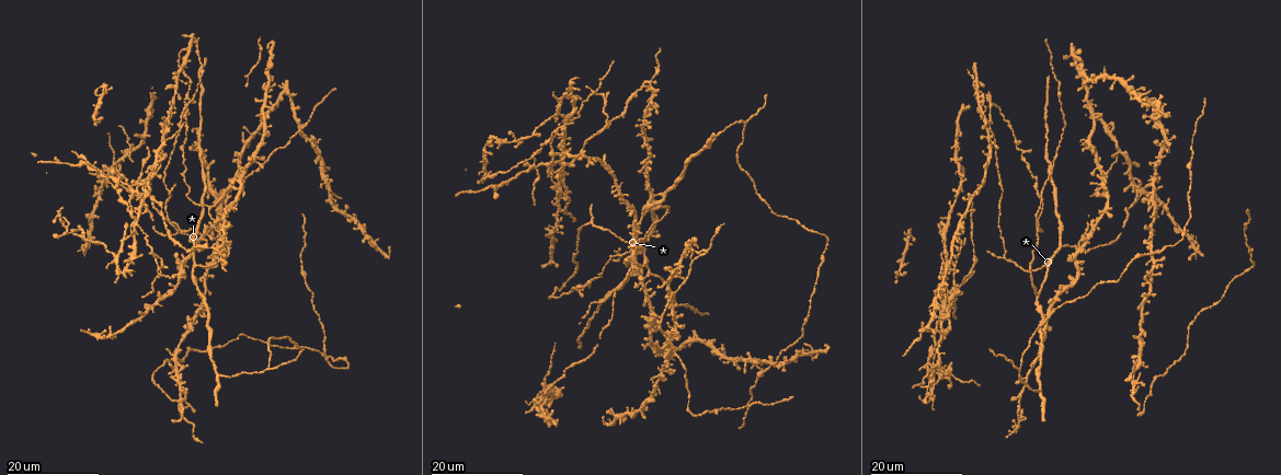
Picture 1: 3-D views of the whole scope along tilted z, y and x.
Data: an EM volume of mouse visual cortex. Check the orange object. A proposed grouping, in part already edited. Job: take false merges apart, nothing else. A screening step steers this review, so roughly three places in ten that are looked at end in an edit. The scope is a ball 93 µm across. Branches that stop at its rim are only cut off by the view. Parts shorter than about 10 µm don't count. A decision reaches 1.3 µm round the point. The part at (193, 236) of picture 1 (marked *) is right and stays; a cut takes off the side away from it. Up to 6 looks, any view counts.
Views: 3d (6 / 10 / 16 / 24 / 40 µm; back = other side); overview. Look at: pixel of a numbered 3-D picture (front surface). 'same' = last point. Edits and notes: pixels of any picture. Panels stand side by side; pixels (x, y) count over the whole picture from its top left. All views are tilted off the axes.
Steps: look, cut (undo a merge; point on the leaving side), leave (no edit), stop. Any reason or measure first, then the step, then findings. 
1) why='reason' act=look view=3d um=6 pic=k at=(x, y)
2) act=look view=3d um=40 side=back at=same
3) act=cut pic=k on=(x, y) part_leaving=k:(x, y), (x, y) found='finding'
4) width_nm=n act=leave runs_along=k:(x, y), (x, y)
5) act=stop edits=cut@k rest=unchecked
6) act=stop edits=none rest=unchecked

why='looks like a crossing' act=look view=3d um=24 pic=1 at=(652, 84)

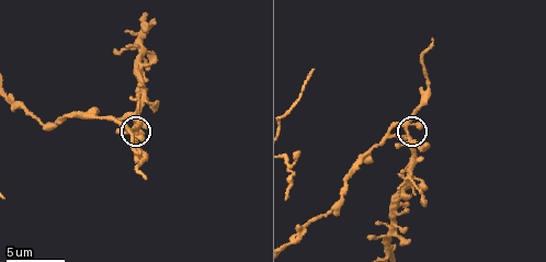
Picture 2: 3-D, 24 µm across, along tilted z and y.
why='zoom in' act=look view=3d um=10 pic=2 at=(408, 128)

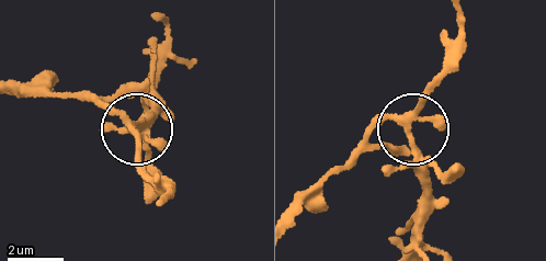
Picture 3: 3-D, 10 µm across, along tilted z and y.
arms=4 act=cut pic=3 on=(100, 102) found='a second cell is stuck on'

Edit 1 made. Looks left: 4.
why='two arms in line, one across' act=look view=3d um=16 pic=1 at=(592, 218)

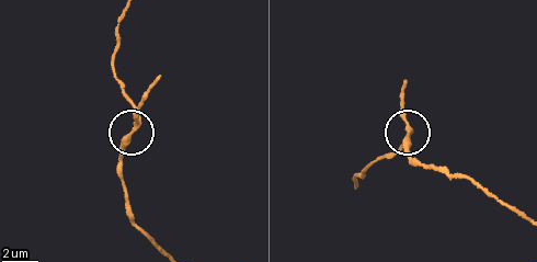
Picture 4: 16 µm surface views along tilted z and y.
act=look view=3d um=6 pic=4 at=(136, 126)

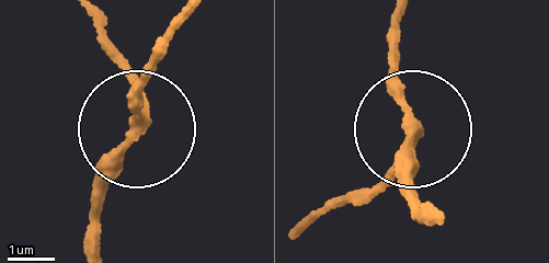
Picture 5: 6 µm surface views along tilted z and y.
arms=3 act=leave runs_along=5:(435, 212), (416, 194), (414, 135), (368, 190) found='all the same cell'

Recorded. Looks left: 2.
act=stop edits=cut@3 rest=unchecked

